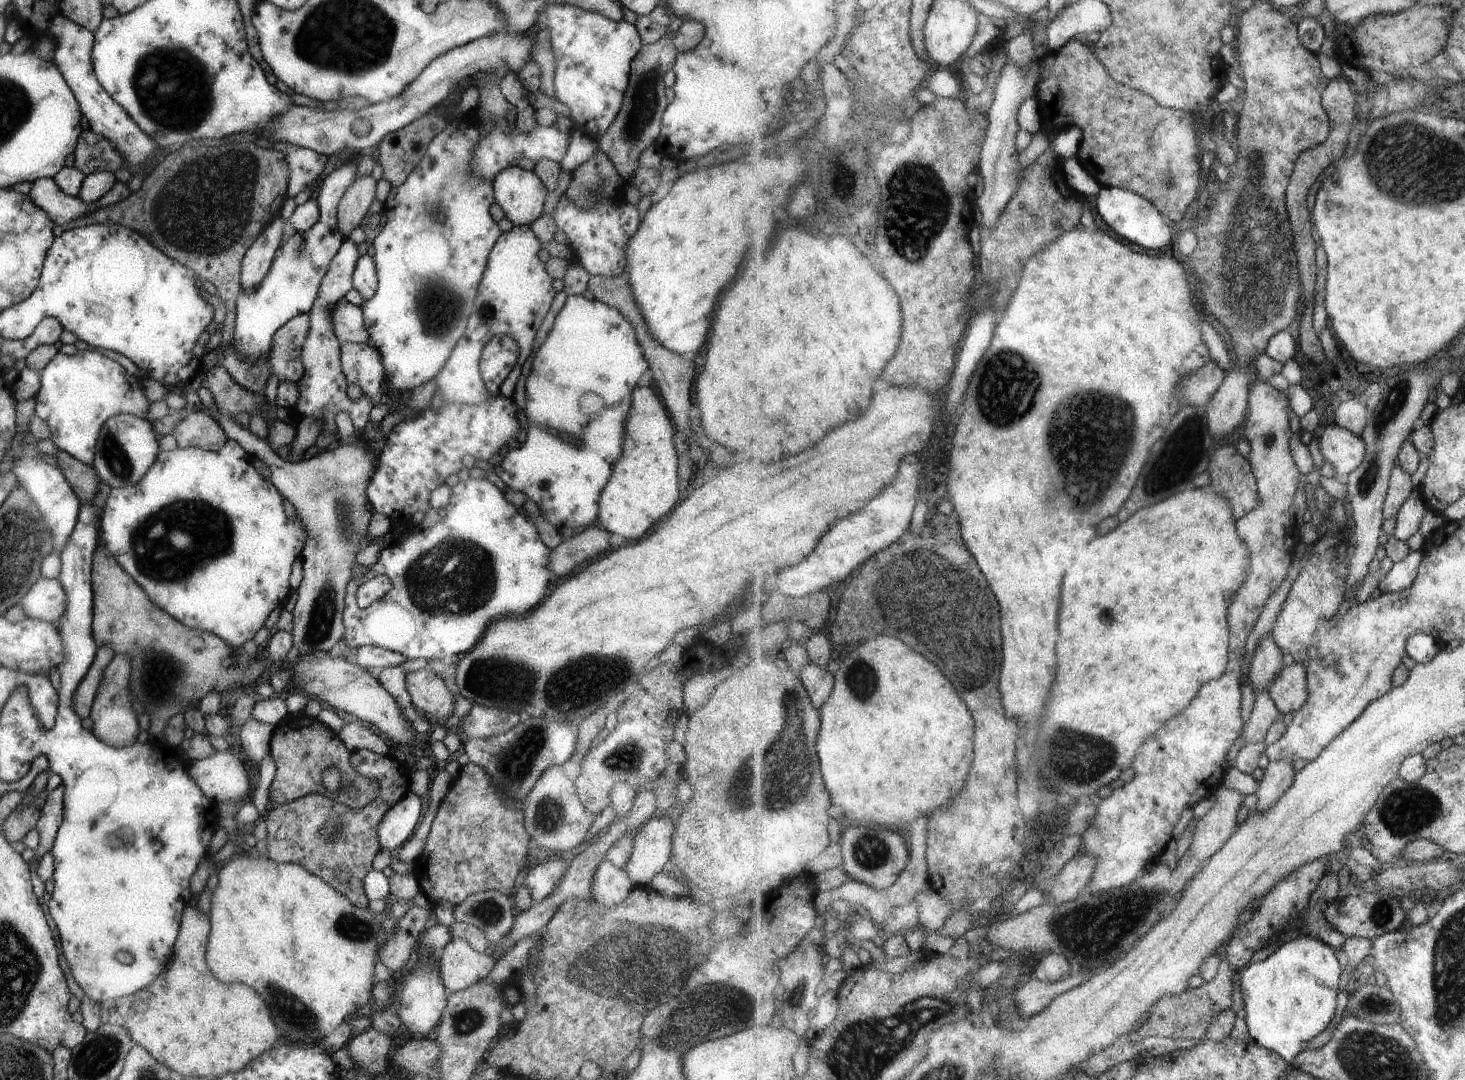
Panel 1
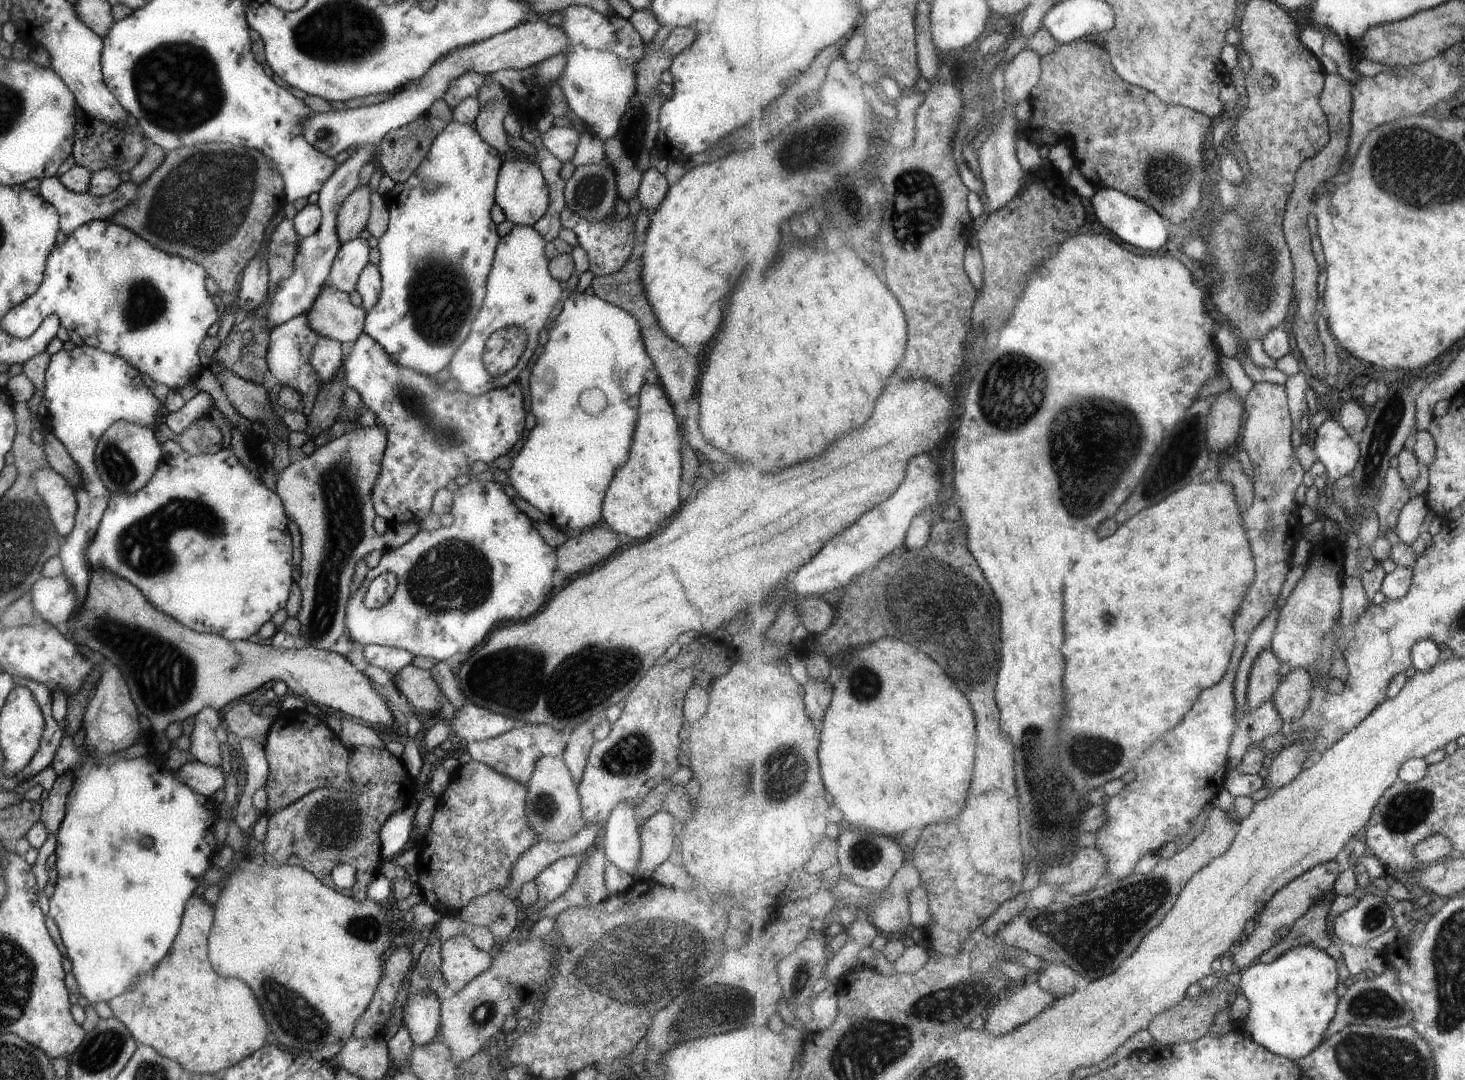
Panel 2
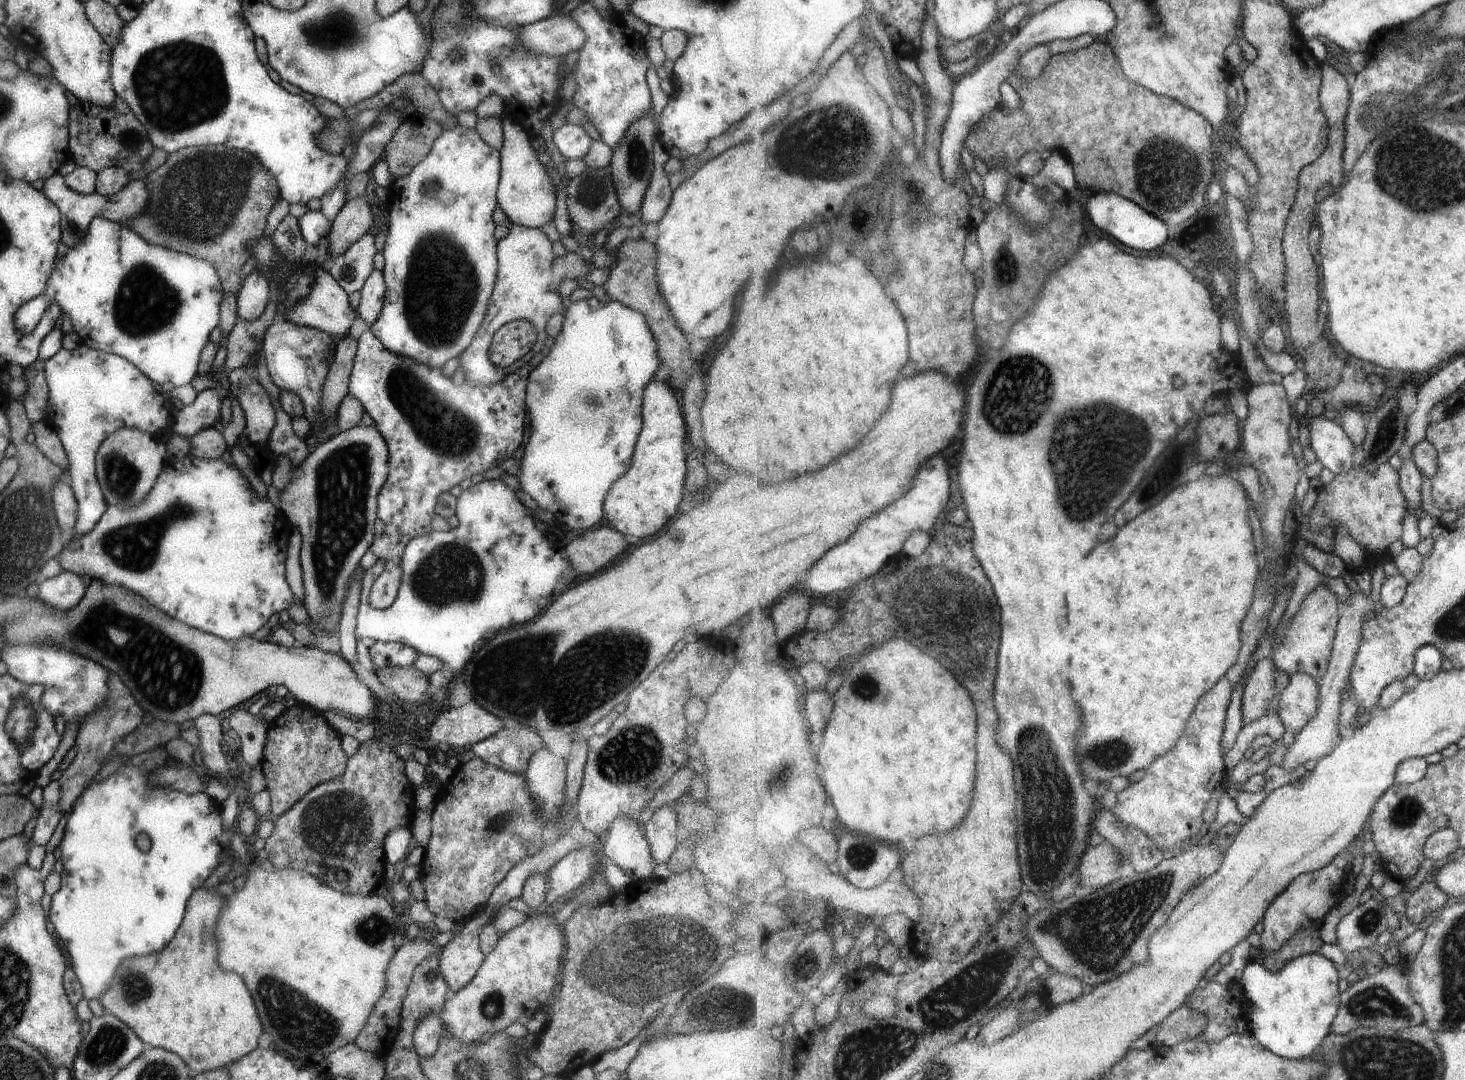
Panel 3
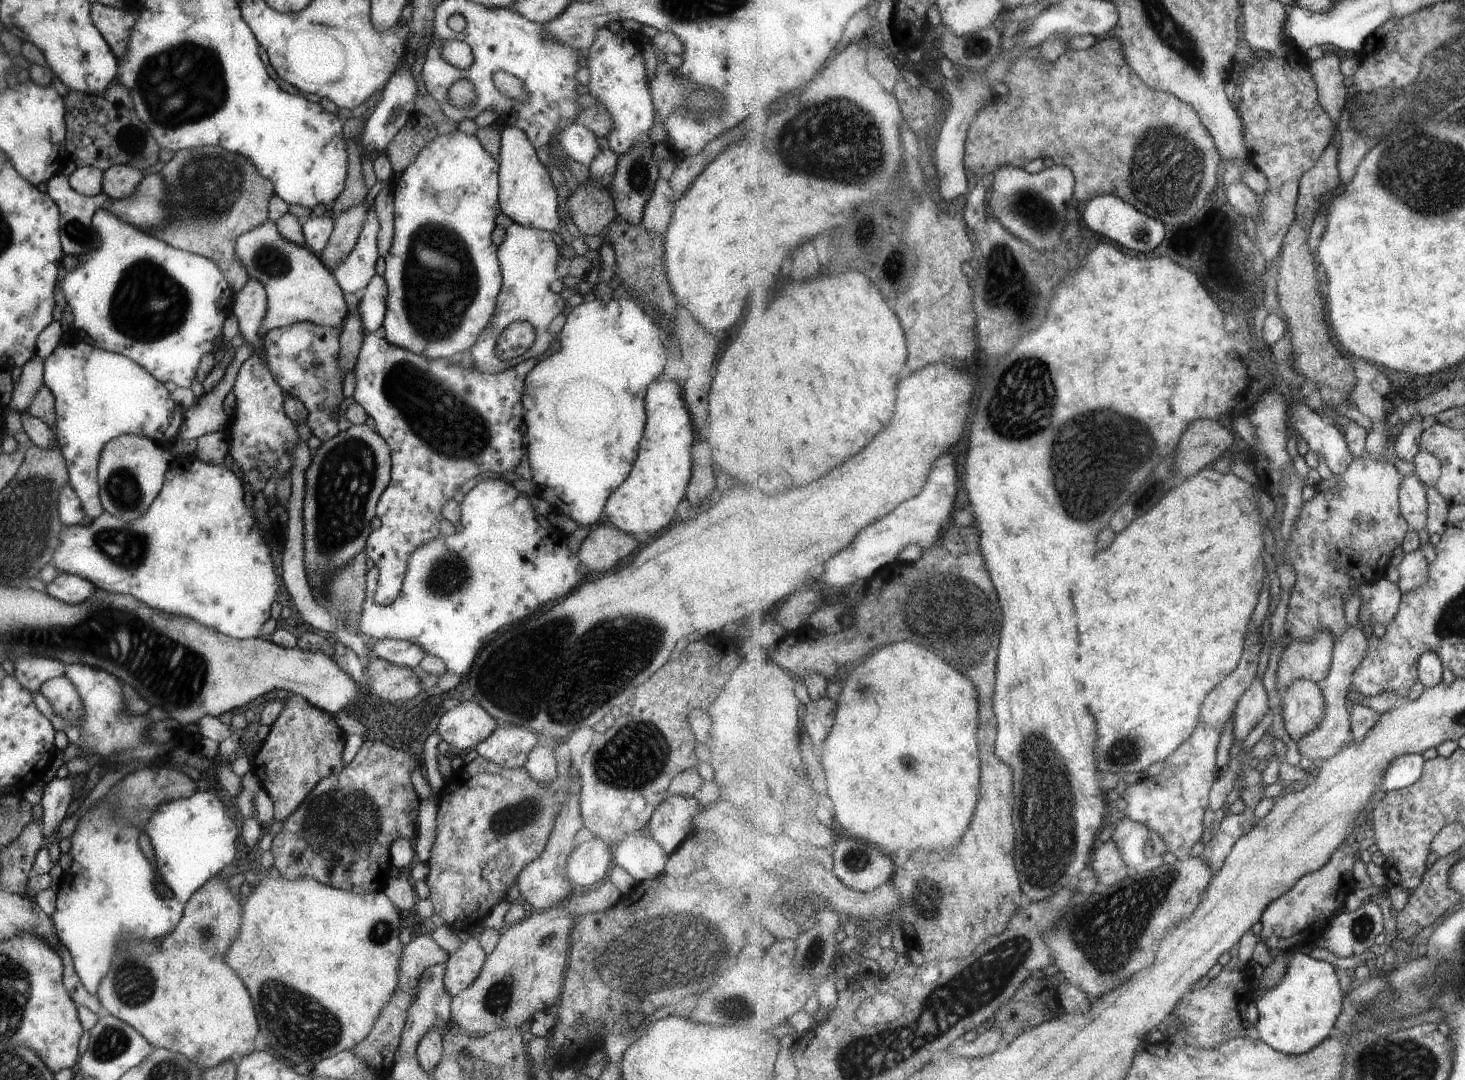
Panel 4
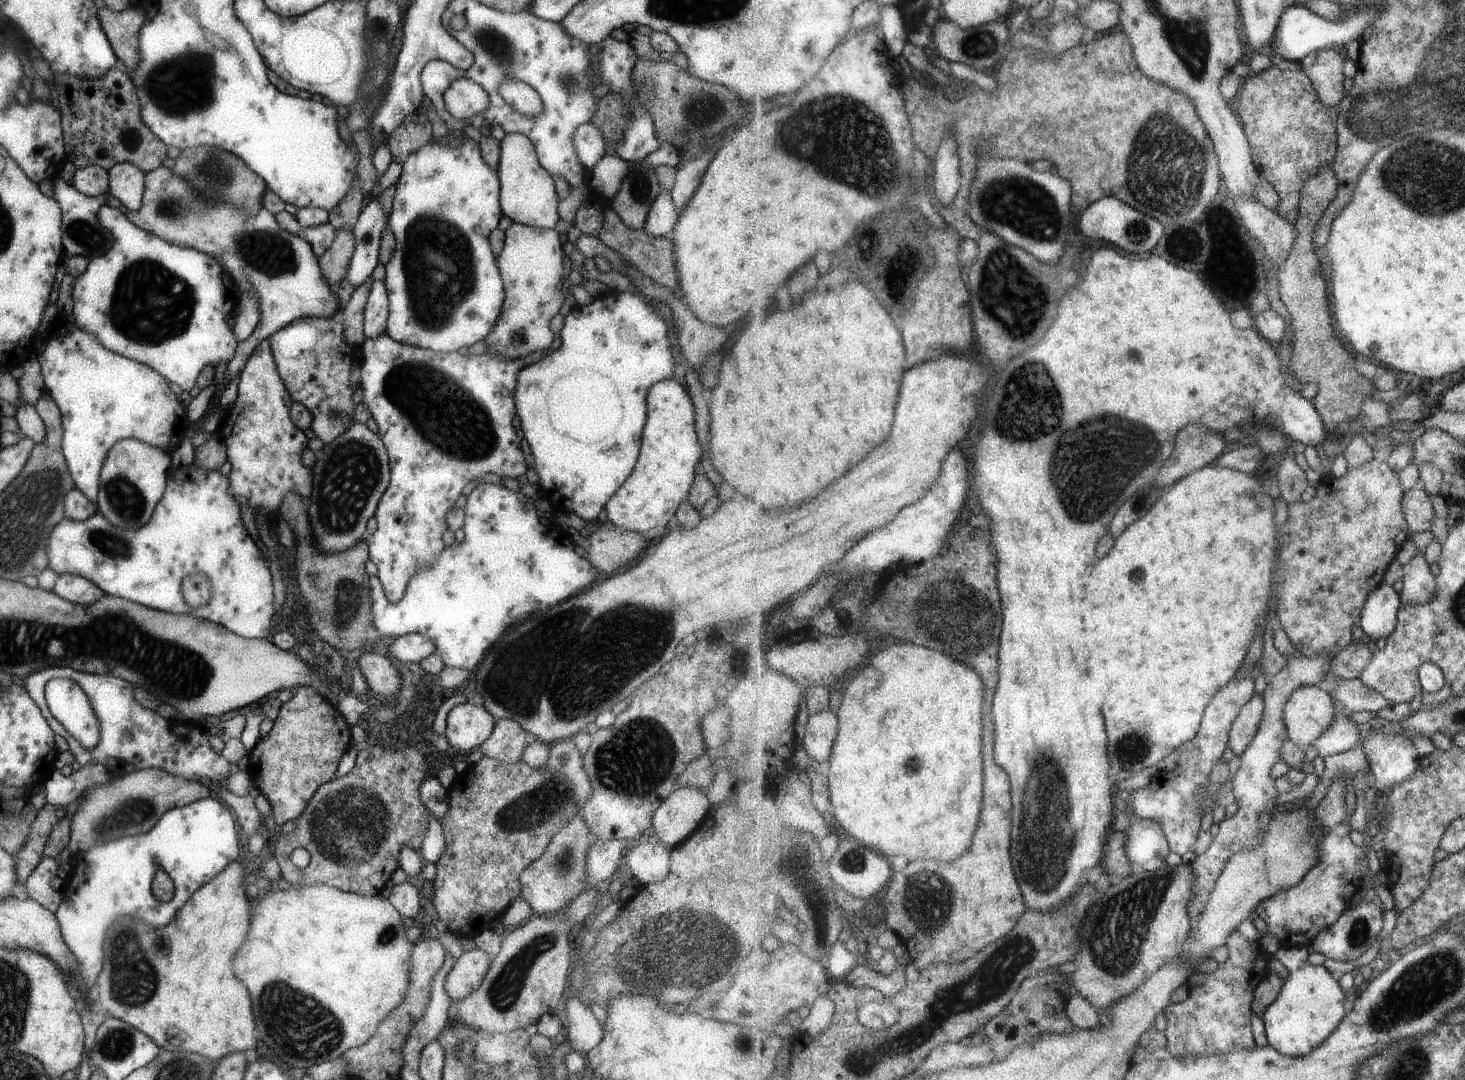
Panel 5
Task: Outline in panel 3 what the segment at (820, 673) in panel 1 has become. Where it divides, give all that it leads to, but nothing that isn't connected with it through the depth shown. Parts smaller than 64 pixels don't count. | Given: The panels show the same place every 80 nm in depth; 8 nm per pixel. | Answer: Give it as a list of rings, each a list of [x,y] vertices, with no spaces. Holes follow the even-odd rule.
[[[811,690],[806,694],[804,706],[810,730],[822,734],[834,710],[833,697],[826,690]]]

